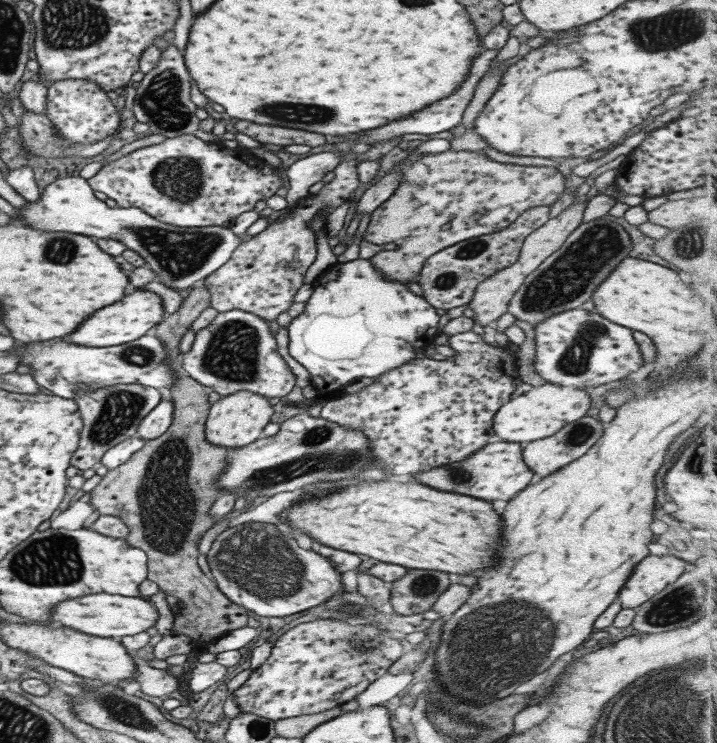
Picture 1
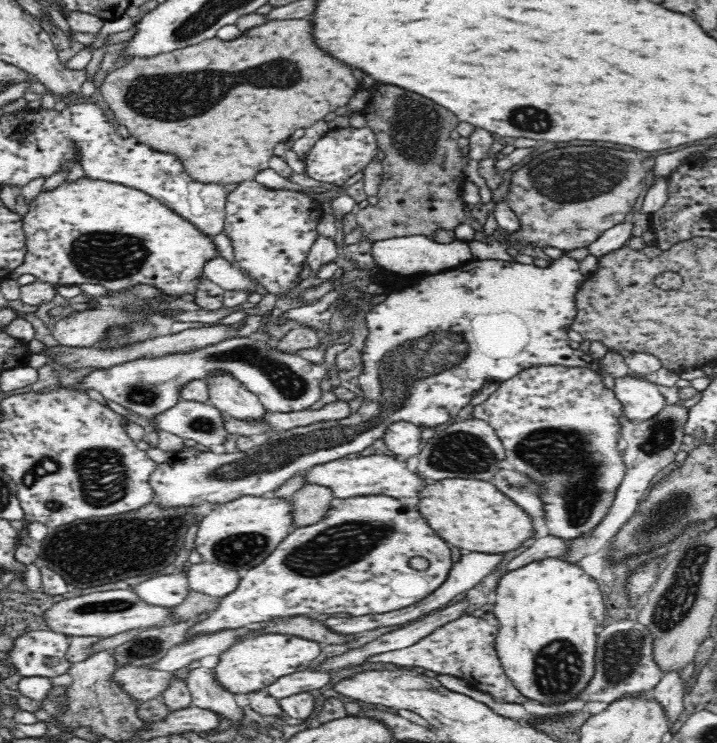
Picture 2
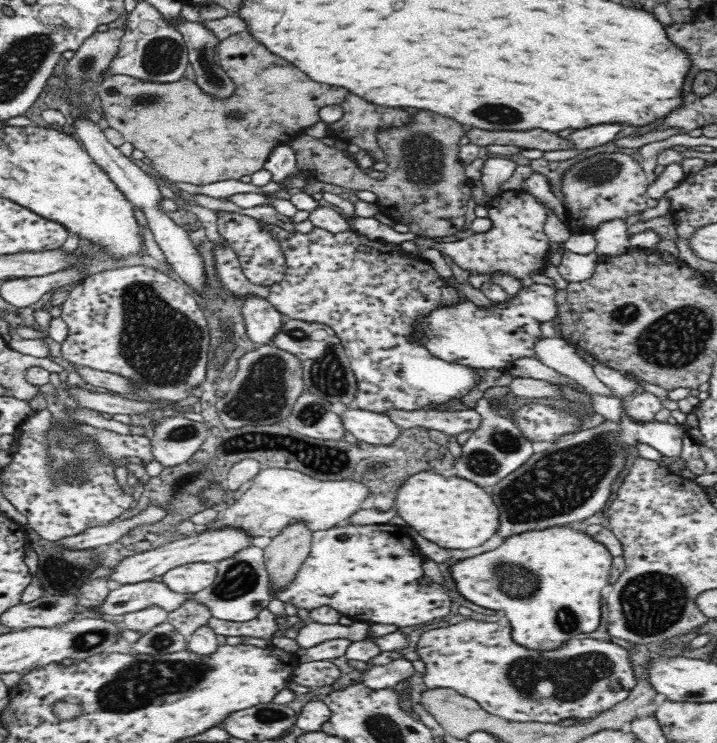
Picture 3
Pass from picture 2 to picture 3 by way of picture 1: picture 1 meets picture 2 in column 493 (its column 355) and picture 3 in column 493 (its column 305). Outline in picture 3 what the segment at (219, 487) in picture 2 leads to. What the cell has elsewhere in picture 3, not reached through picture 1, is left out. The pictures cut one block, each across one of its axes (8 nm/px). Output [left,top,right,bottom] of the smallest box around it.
[410,283,557,371]

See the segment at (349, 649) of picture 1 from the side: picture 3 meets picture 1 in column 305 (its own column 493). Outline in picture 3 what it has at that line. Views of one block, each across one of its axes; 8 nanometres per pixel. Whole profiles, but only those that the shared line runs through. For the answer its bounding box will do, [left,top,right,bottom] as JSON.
[415,619,637,723]

